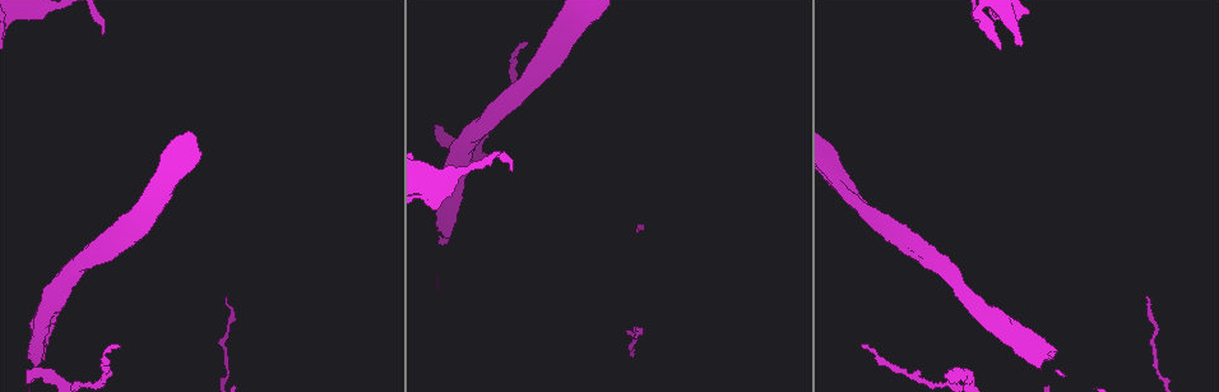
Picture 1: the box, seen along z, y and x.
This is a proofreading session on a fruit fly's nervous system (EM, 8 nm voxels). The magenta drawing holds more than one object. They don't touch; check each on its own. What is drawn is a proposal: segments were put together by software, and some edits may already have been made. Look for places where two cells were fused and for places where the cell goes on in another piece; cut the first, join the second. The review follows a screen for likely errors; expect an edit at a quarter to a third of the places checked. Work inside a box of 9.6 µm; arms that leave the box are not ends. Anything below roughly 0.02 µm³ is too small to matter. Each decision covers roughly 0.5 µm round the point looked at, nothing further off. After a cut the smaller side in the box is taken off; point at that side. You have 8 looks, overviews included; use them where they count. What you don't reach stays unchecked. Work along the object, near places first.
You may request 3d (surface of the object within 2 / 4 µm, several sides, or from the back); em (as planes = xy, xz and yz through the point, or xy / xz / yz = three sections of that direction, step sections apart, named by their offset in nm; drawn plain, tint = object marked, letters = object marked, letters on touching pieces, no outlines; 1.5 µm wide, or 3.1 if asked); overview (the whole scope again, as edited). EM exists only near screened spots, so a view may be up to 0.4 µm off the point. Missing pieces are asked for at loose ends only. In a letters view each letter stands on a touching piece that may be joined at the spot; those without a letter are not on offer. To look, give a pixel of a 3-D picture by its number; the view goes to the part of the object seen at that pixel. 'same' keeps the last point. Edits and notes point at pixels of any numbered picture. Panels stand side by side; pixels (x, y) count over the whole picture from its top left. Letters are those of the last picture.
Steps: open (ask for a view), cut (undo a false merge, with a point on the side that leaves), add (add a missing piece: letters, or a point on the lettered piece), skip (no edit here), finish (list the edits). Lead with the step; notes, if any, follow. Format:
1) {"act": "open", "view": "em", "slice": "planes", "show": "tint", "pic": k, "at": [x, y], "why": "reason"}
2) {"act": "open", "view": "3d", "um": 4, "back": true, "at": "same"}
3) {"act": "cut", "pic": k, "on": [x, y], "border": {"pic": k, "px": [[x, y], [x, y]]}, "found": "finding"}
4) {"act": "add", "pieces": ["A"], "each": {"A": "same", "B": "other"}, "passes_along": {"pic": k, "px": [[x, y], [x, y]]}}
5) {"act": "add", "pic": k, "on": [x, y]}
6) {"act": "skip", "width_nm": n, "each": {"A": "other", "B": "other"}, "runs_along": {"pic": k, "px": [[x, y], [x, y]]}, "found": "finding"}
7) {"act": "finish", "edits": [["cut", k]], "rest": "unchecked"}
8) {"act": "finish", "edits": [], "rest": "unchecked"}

{"act": "open", "view": "em", "slice": "planes", "show": "letters", "pic": 1, "at": [944, 374], "why": "branch stops here"}

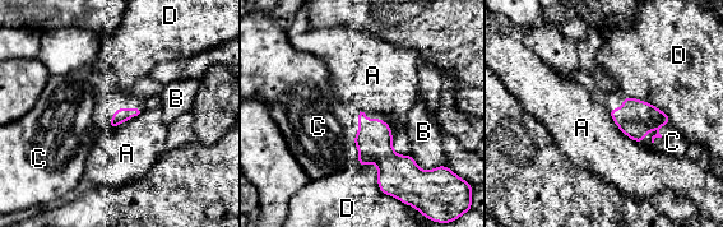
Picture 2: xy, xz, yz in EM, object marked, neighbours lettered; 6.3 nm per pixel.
{"act": "add", "pieces": ["C"], "each": {"A": "other", "B": "other", "C": "same", "D": "other"}, "found": "the cell continues"}

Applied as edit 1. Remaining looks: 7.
{"act": "open", "view": "3d", "um": 2, "pic": 1, "at": [448, 236]}

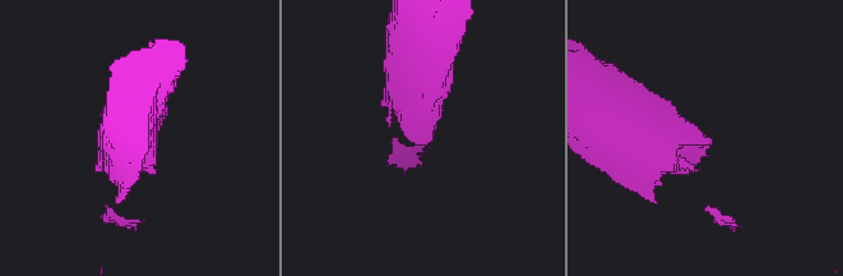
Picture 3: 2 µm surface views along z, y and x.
{"act": "open", "view": "em", "slice": "yz", "step": 4, "show": "letters", "pic": 3, "at": [709, 147], "why": "now the EM"}

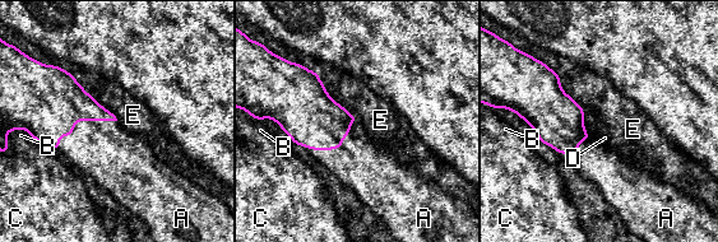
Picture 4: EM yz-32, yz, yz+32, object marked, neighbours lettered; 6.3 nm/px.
{"act": "open", "view": "em", "slice": "xz", "step": 4, "show": "letters", "at": "same", "why": "another direction"}

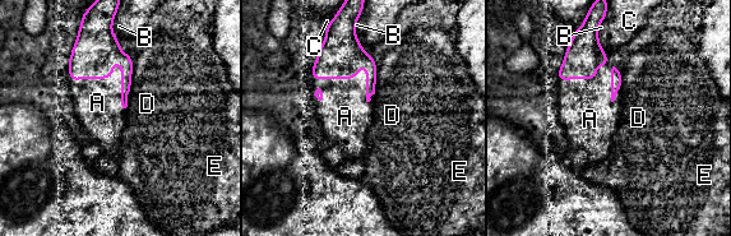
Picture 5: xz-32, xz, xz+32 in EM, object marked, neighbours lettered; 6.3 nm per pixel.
{"act": "add", "pieces": ["A"], "each": {"A": "same", "B": "other", "C": "other", "D": "other", "E": "other"}, "found": "the cell continues"}

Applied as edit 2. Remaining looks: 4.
{"act": "open", "view": "overview"}

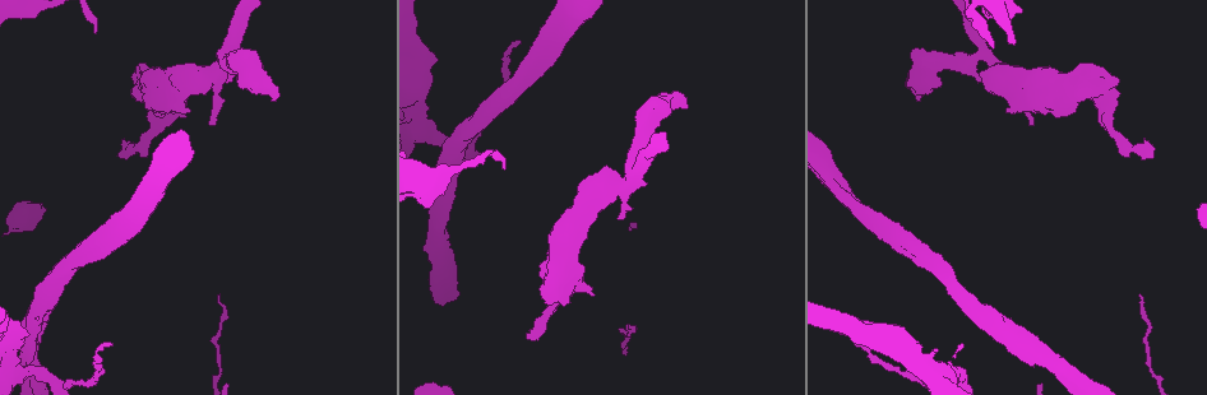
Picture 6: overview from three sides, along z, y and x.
{"act": "open", "view": "3d", "um": 2, "pic": 6, "at": [504, 167], "why": "end of a long branch"}

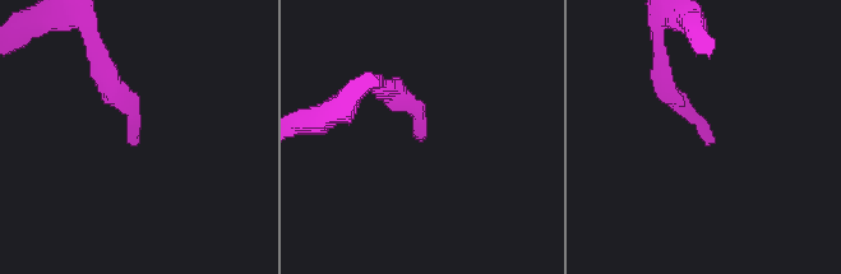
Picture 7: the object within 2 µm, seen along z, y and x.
{"act": "open", "view": "em", "slice": "xy", "step": 4, "show": "letters", "pic": 7, "at": [712, 141], "why": "now the EM"}

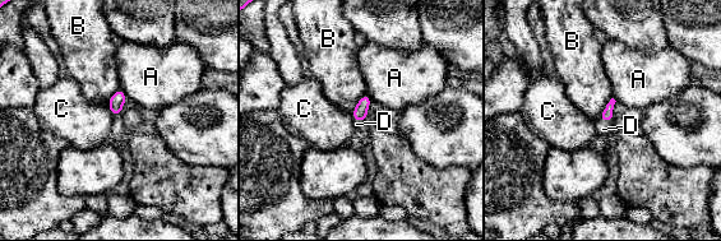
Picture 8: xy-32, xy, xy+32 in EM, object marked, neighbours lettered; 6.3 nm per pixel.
{"act": "open", "view": "em", "slice": "planes", "show": "letters", "at": "same"}

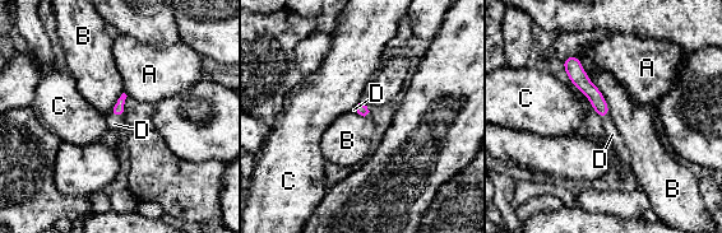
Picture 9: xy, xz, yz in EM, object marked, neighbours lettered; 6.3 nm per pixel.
{"act": "add", "pieces": ["D"], "each": {"A": "other", "B": "other", "C": "other", "D": "same"}, "found": "the cell continues"}

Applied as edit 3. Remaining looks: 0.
{"act": "finish", "edits": [["add", 2], ["add", 5], ["add", 9]], "rest": "unchecked"}

